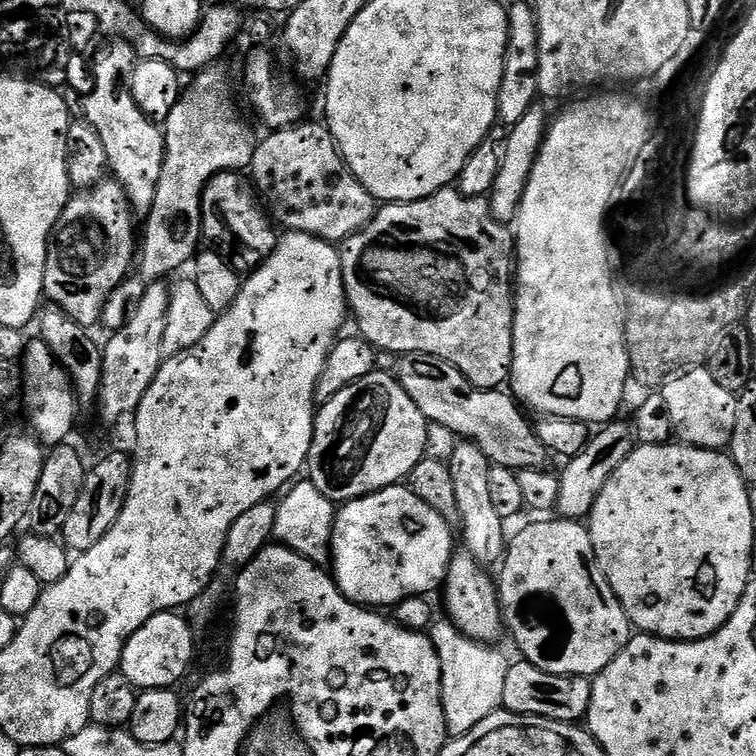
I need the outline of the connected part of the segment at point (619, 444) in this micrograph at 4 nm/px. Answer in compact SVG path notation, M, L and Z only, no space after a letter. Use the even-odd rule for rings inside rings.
M617 418L601 427L600 432L589 439L588 444L579 454L571 457L559 473L560 489L558 490L558 502L555 511L565 520L583 521L590 513L594 502L598 498L600 488L626 462L626 458L632 455L632 449L637 447L638 441L631 423L623 424L623 419Z

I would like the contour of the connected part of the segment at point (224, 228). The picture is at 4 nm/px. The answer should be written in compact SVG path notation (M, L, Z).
M239 171L219 172L207 183L203 192L203 235L207 241L210 239L229 247L230 254L227 252L226 258L231 267L241 274L262 263L275 250L278 239L273 223L266 220L267 213L255 199L255 187Z

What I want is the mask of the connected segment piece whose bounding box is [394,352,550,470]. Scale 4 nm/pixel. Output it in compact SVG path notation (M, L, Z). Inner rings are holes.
M410 352L399 357L400 365L394 369L394 375L400 381L400 385L414 398L414 406L422 410L422 414L428 423L438 423L446 426L446 429L460 440L468 440L476 444L482 454L497 468L544 468L547 460L550 460L550 453L546 446L538 438L533 421L527 420L525 409L507 391L489 390L487 388L475 388L458 369L450 366L442 358L434 354L422 354L421 352Z

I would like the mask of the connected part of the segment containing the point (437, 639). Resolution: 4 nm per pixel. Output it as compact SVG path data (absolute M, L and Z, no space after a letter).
M450 622L443 623L433 623L430 635L442 670L440 693L444 703L446 730L449 737L455 738L474 730L474 726L478 726L482 718L490 718L490 714L503 709L502 689L506 687L510 660L509 657L504 657L496 646L472 640L466 634L459 632Z

